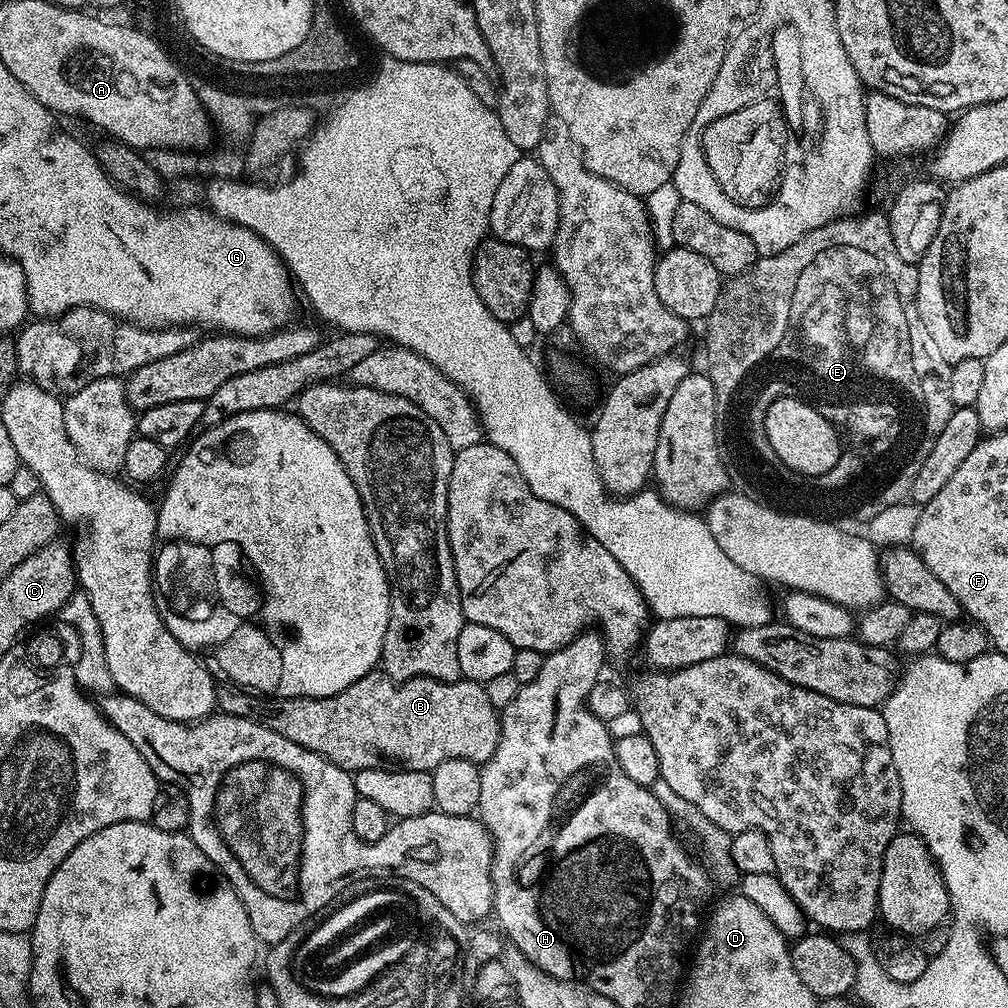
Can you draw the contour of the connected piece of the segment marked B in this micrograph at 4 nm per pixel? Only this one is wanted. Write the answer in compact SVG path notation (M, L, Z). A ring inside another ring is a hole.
M373 670L367 672L362 679L354 682L350 686L346 686L346 690L342 690L333 696L326 698L310 698L309 696L295 696L294 698L268 698L253 694L251 691L245 690L239 686L217 687L216 690L216 708L223 715L237 716L238 718L246 718L247 720L258 720L265 724L270 730L274 730L274 734L282 734L282 738L290 738L290 742L294 742L298 746L302 746L306 750L310 750L314 754L318 754L324 760L328 760L334 766L344 768L347 772L357 773L364 768L383 768L386 762L392 766L409 768L410 770L418 770L419 772L431 772L437 768L442 762L450 762L450 758L466 758L470 762L483 765L494 754L494 750L500 741L500 721L501 713L490 702L490 698L486 698L486 690L484 684L475 680L465 680L463 678L447 684L441 680L431 680L429 676L415 676L413 680L401 680L399 682L391 680L389 676L385 676L383 671Z

